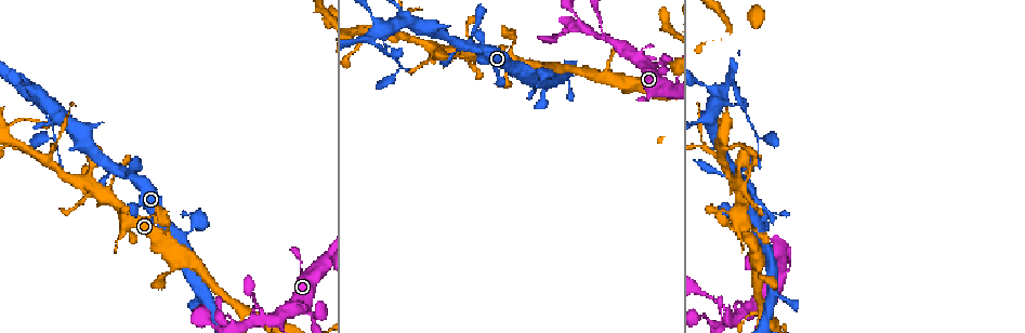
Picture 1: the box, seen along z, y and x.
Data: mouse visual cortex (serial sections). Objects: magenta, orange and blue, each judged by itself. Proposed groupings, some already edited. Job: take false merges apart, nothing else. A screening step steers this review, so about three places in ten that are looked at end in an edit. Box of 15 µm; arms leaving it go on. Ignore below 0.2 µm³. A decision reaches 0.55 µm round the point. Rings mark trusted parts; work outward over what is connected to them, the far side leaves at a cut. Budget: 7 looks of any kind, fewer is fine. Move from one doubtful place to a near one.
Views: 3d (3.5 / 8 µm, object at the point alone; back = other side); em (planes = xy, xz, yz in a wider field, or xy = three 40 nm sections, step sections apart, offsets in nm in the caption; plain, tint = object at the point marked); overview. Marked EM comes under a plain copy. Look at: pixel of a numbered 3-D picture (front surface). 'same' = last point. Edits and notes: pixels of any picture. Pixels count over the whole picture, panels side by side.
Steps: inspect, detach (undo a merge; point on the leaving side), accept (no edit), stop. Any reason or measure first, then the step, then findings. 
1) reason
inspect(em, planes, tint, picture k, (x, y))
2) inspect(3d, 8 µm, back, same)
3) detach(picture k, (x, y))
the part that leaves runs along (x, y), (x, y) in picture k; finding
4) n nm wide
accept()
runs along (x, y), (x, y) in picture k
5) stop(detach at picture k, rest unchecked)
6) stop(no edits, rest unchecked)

four arms meet
inspect(3d, 3.5 µm, picture 1, (264, 319))

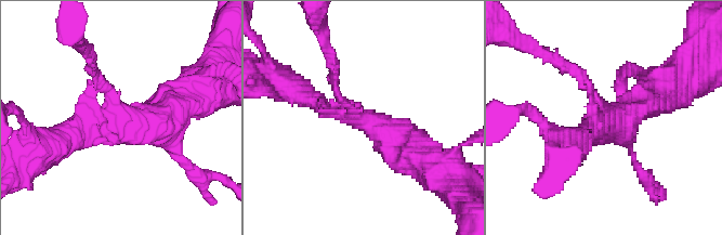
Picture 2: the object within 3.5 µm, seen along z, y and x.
4 arms; arms of 150, 200, 250, 450 nm
inspect(em, xy, step 1, tint, picture 2, (122, 121))

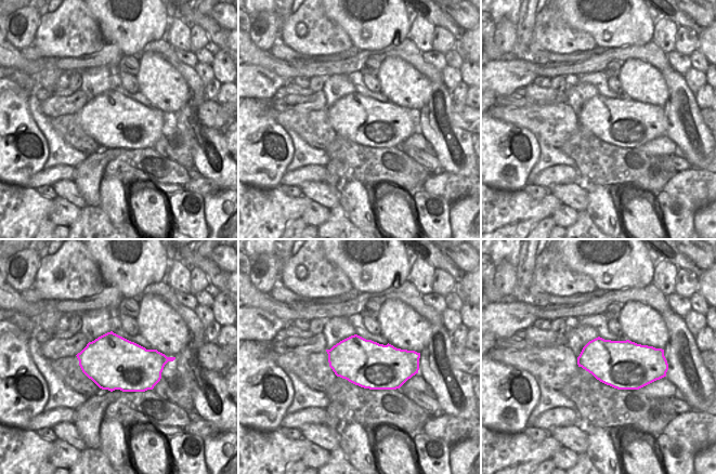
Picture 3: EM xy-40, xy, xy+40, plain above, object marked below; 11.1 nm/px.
accept()
runs along (422, 160), (369, 121), (303, 94) in picture 2; continuous, no second cell

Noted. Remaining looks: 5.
calibre changes
inspect(3d, 3.5 µm, picture 1, (52, 150))

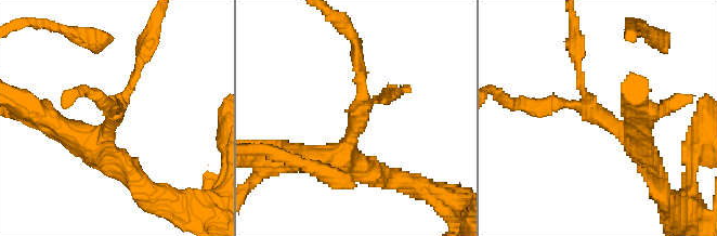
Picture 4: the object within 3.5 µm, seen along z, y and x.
now the EM
inspect(em, xy, step 3, tint, picture 4, (356, 113))

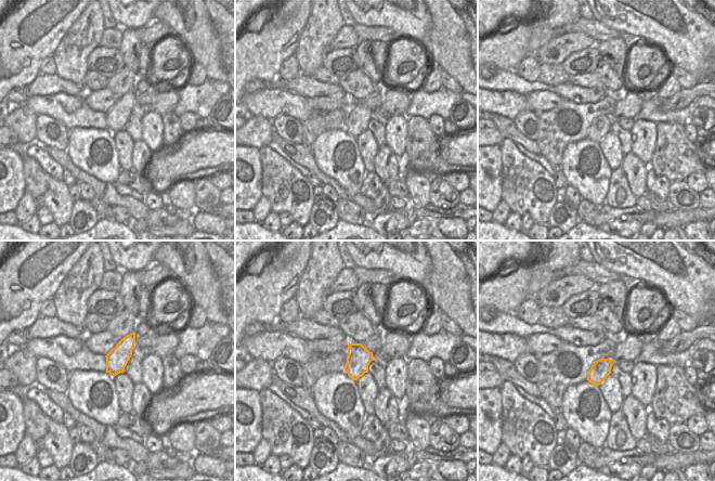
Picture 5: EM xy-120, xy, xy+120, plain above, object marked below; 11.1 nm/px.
260 nm wide
accept()
runs along (644, 148), (586, 102), (575, 52) in picture 4; one cell here

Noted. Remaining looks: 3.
calibre changes
inspect(em, xy, step 2, tint, picture 1, (724, 86))

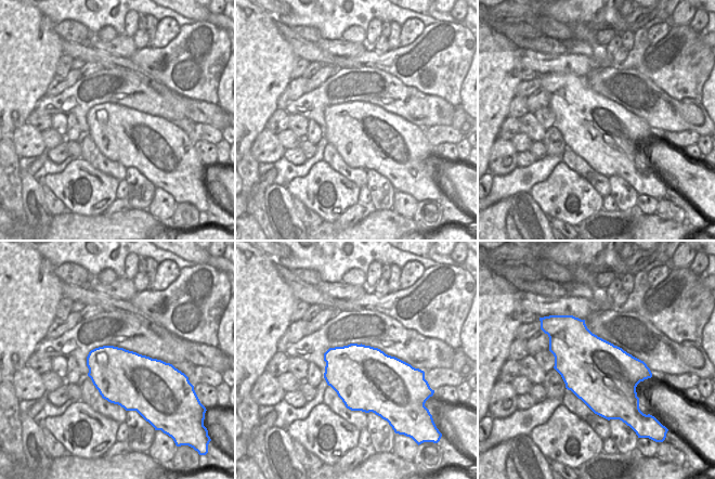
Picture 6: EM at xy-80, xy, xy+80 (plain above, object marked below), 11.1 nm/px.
see where the arms go
inspect(3d, 3.5 µm, same)

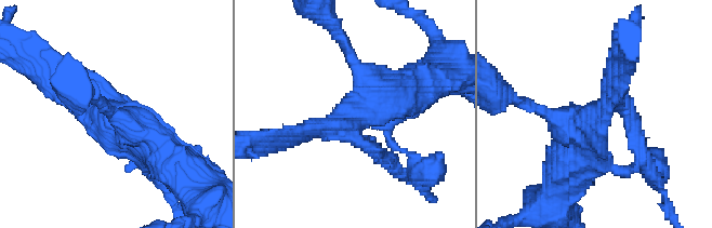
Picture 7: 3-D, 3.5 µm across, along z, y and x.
arms of 200, 300, 500 nm
detach(picture 7, (640, 139))
the part that leaves runs along (353, 128), (356, 138), (403, 174) in picture 7; two cells meet here

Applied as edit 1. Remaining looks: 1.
stop(detach at picture 7, rest unchecked)

